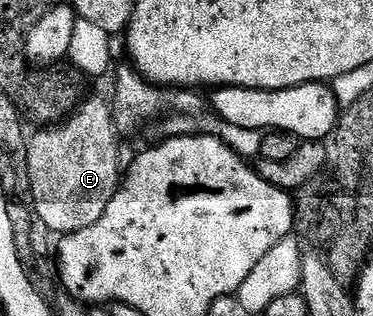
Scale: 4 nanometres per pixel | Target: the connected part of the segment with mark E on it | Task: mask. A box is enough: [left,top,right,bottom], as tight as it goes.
[26,95,120,235]

